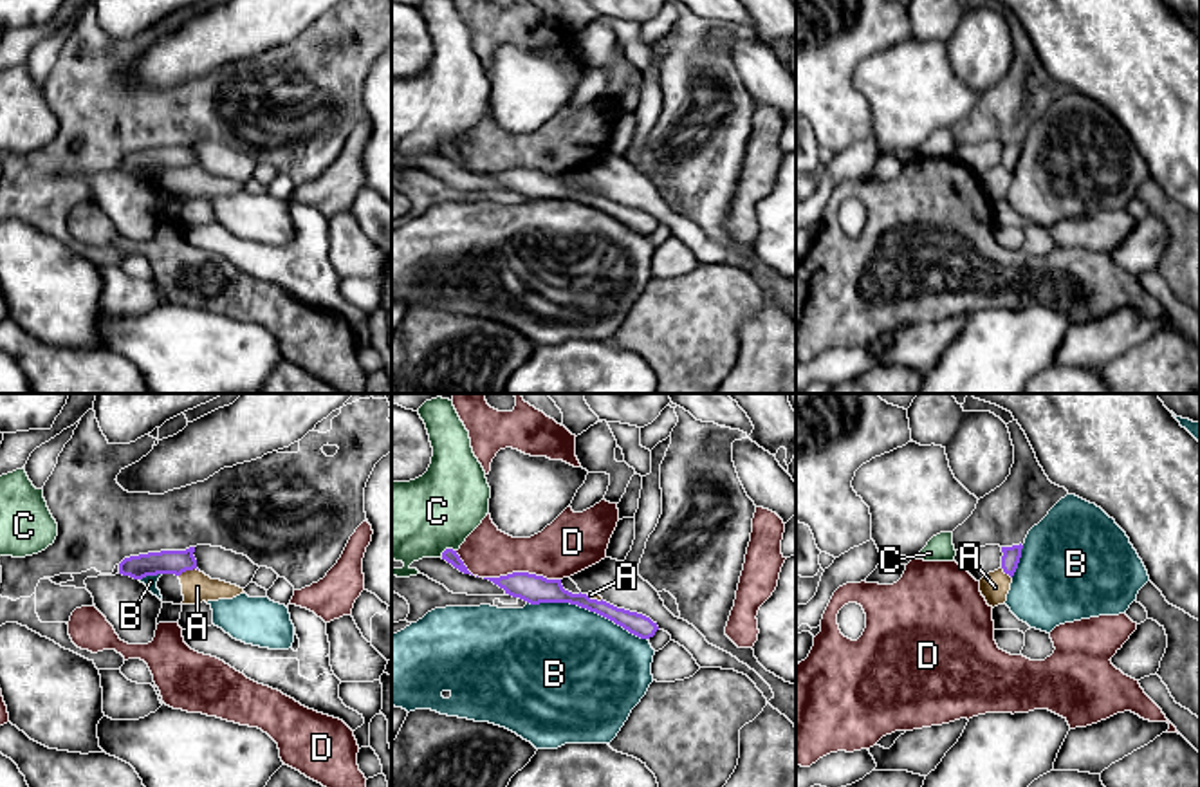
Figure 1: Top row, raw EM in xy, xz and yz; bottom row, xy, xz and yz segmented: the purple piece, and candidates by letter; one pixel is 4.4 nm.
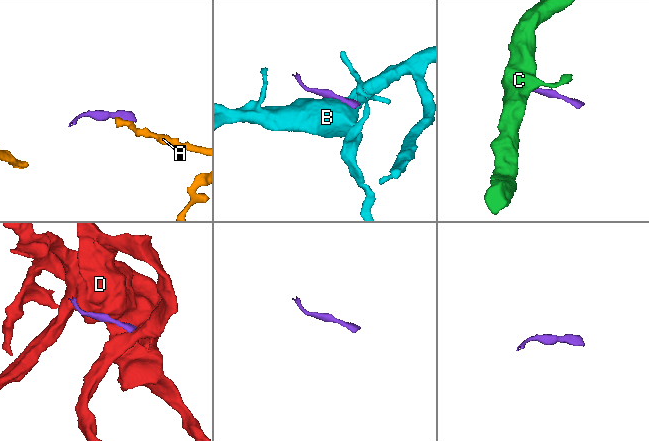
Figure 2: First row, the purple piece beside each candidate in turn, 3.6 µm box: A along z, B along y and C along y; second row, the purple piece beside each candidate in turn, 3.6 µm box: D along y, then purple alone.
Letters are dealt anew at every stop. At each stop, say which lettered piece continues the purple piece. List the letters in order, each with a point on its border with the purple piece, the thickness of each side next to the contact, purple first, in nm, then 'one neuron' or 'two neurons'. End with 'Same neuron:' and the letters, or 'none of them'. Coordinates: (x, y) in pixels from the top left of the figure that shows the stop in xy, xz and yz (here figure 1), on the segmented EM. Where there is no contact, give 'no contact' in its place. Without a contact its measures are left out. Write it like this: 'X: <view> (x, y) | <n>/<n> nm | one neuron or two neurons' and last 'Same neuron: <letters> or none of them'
A: xy (188, 569) | 110/140 nm | two neurons
B: xz (587, 609) | 130/500 nm | two neurons
C: xz (446, 549) | 60/360 nm | two neurons
D: xz (522, 573) | 130/260 nm | two neurons
Same neuron: none of them

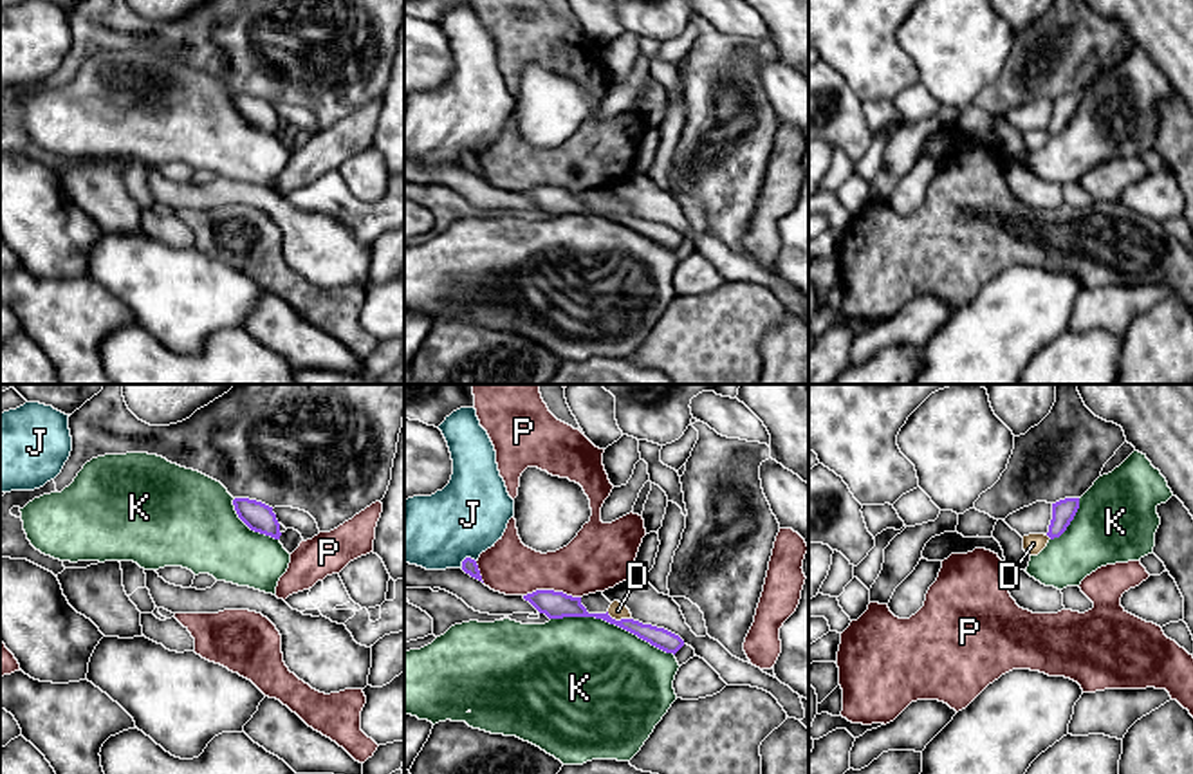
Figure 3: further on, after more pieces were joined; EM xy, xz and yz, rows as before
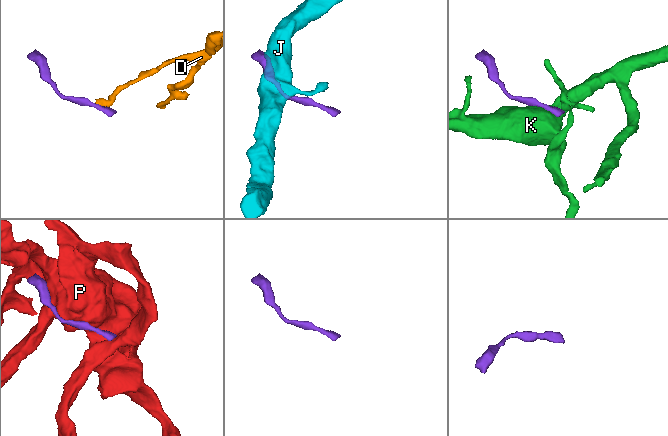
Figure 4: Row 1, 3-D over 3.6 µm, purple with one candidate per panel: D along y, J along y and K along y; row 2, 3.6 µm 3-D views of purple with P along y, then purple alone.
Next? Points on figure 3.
D: xz (621, 619) | 100/80 nm | two neurons
J: xz (466, 558) | 70/340 nm | two neurons
K: xz (612, 623) | 120/500 nm | two neurons
P: xz (553, 590) | 130/280 nm | two neurons
Same neuron: none of them

